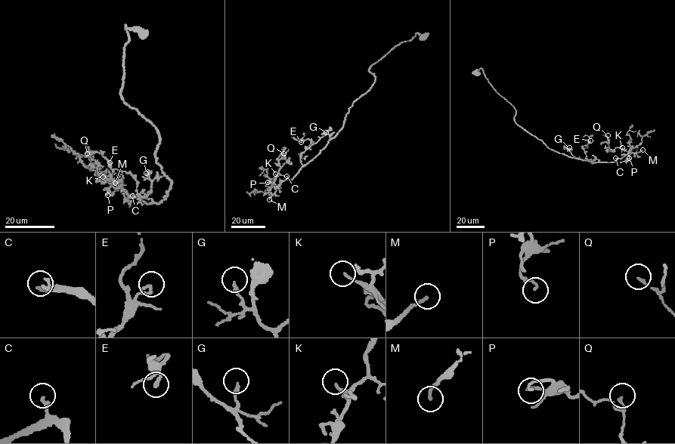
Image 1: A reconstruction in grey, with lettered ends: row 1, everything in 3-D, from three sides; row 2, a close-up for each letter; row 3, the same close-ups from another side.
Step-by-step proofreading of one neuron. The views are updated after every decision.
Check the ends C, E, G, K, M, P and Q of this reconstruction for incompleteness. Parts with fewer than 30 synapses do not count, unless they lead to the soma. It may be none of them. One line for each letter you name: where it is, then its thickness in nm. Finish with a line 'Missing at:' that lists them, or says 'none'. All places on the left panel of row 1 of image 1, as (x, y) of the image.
C: at (132, 195); 200 nm thick
K: at (103, 177); 130 nm thick
M: at (115, 183); 170 nm thick
Missing at: C, K, M

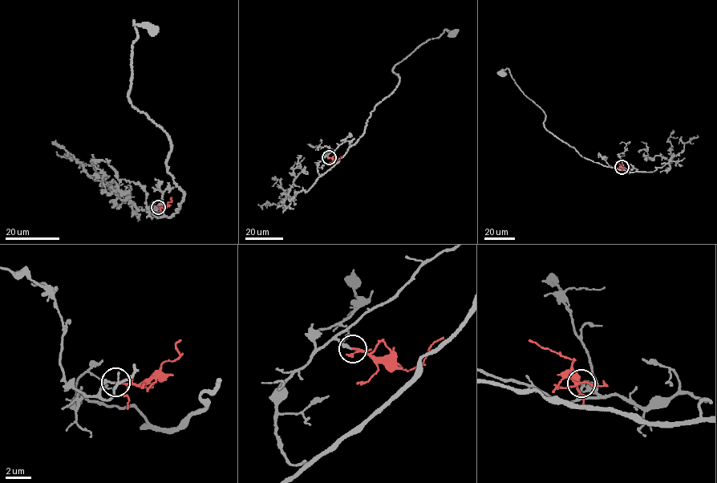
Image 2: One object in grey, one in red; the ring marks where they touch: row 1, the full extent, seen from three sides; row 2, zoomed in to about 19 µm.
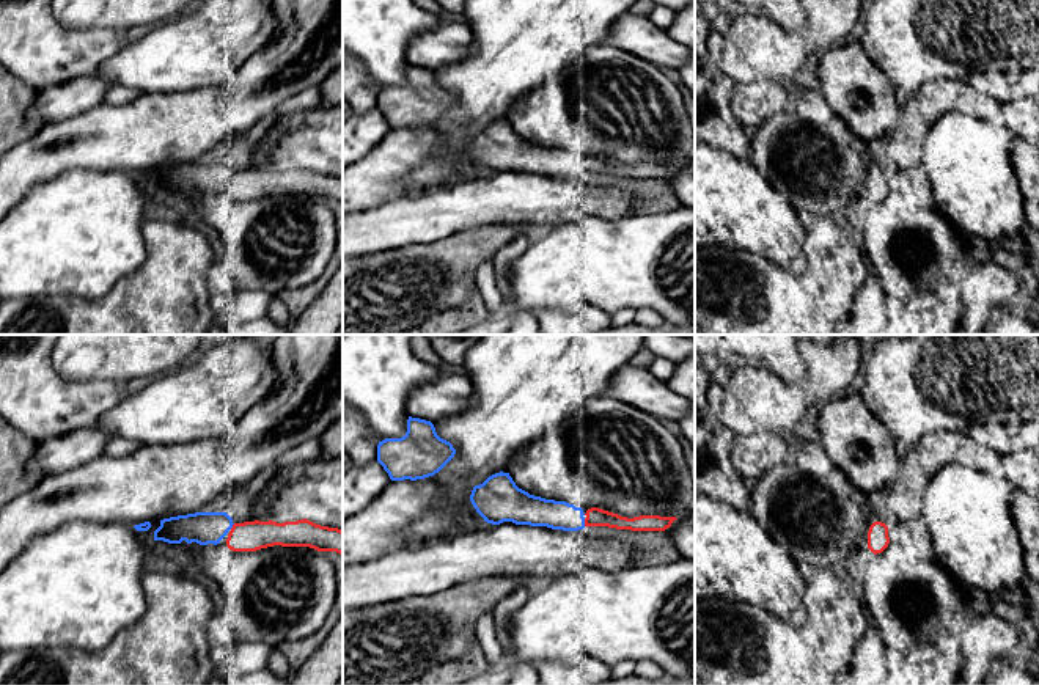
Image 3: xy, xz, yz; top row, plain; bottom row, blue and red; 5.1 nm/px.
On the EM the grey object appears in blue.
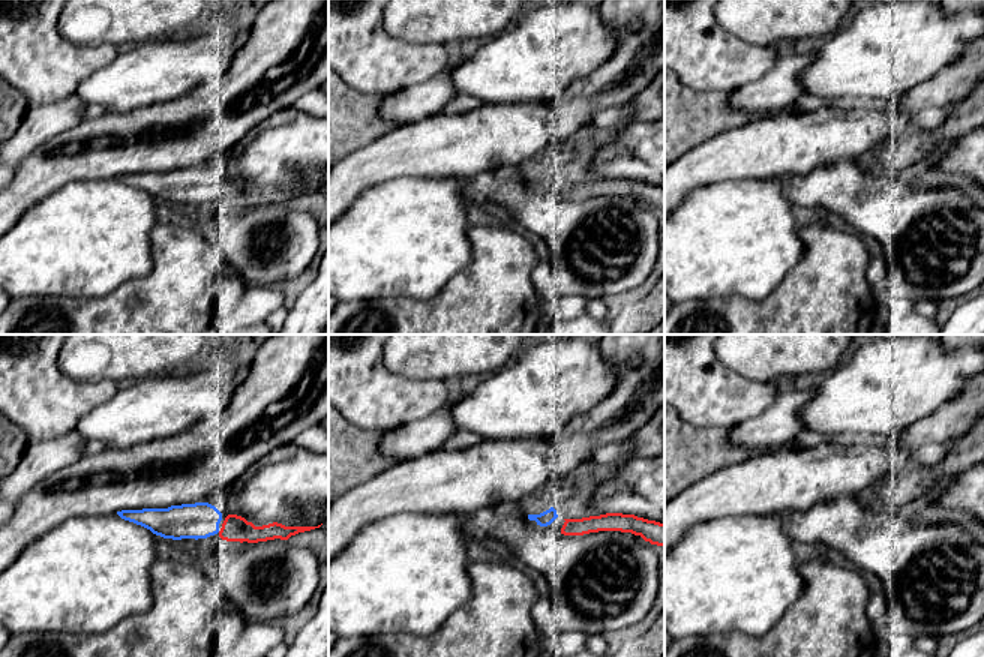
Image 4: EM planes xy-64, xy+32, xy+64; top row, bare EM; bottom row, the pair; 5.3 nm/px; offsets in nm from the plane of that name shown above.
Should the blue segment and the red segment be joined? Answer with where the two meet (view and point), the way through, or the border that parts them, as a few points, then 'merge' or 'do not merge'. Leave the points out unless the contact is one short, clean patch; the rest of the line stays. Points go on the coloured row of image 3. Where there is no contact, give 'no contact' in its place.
contact xz (583, 522); merge

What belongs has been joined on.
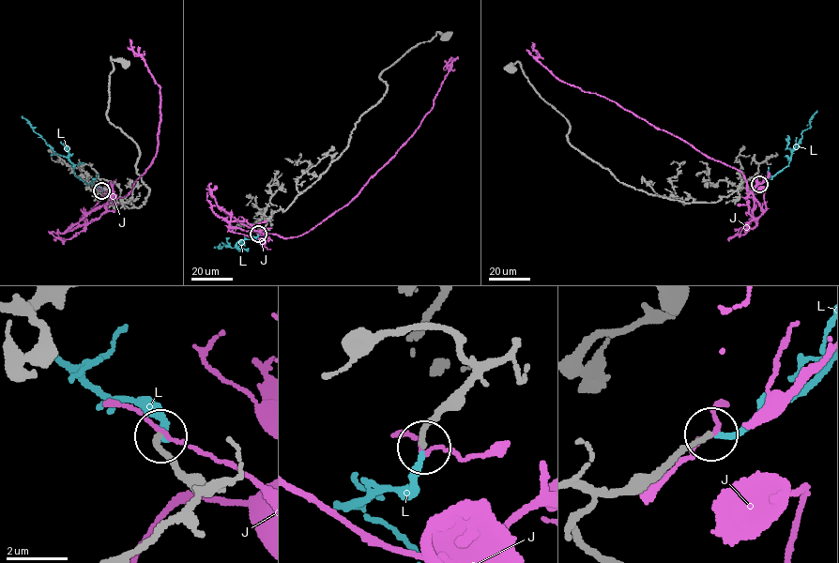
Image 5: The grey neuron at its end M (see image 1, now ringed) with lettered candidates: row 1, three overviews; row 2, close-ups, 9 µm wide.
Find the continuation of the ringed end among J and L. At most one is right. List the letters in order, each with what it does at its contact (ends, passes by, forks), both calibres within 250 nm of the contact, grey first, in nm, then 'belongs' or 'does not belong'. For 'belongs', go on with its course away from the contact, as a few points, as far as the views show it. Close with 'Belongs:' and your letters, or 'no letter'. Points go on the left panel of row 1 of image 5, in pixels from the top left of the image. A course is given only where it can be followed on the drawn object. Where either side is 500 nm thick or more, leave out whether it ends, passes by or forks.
J: it passes by; calibres 170 and 90 nm; does not belong
L: it ends; calibres 170 and 200 nm; belongs; course (102, 190), (75, 176), (68, 158), (55, 154), (22, 115)
Belongs: L

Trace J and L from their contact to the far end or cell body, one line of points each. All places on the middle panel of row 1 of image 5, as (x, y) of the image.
J: (258, 235), (265, 232), (228, 228), (262, 241)
L: (258, 235), (236, 242), (235, 246), (238, 248), (225, 244), (221, 248), (215, 247)

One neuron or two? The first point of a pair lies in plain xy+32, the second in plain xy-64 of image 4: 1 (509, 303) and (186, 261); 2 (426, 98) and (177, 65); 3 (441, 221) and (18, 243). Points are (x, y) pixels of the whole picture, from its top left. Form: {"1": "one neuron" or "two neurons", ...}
{"1": "one neuron", "2": "two neurons", "3": "one neuron"}

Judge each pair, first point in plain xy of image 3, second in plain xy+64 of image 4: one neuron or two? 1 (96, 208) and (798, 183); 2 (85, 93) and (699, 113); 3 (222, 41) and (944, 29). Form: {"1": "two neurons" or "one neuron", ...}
{"1": "two neurons", "2": "two neurons", "3": "one neuron"}

